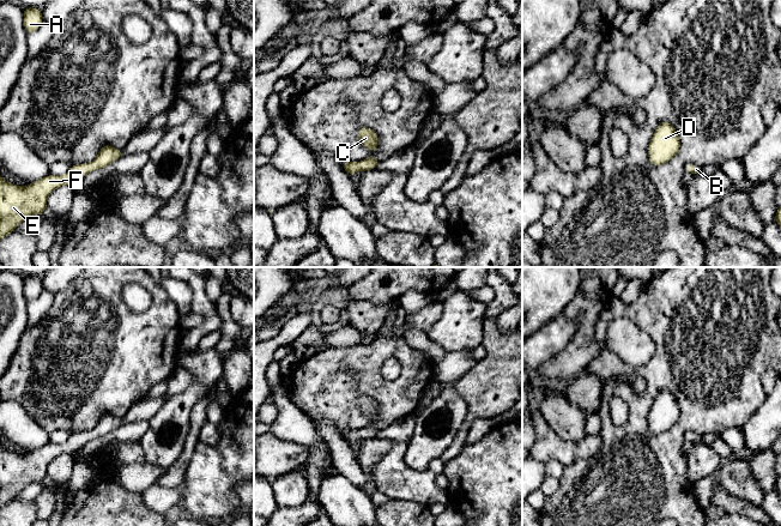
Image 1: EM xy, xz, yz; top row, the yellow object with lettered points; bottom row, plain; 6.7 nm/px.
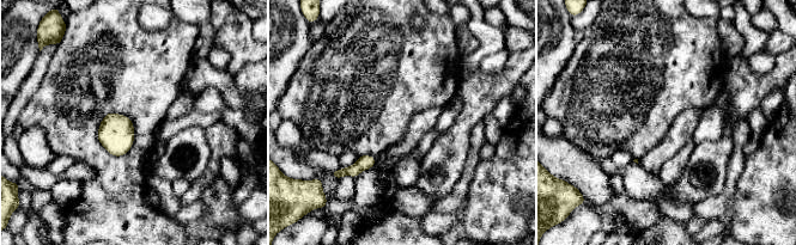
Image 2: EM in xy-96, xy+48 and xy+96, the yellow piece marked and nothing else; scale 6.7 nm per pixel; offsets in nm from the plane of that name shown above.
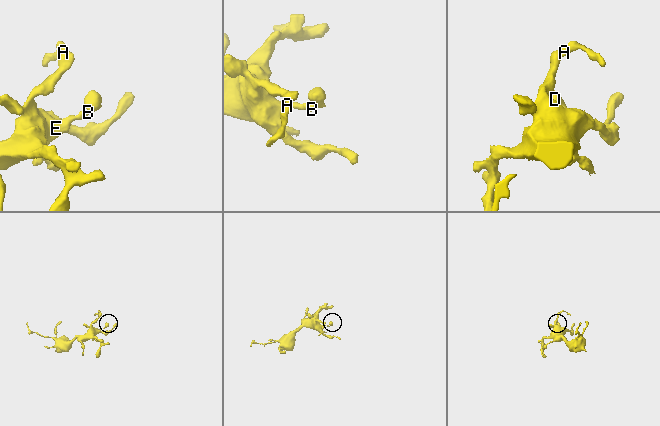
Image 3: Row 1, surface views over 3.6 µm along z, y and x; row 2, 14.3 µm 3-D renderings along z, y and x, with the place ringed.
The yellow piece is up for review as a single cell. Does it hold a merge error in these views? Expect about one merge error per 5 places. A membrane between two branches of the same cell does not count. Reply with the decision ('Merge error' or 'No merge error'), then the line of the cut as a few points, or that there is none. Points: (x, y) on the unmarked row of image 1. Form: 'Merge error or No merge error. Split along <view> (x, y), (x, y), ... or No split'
No merge error. No split

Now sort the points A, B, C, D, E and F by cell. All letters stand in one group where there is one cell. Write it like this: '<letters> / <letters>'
A B C D E F

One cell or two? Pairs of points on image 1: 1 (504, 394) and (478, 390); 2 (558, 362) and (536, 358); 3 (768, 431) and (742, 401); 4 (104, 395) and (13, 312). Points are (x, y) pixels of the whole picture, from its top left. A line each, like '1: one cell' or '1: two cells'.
1: one cell
2: two cells
3: two cells
4: two cells

